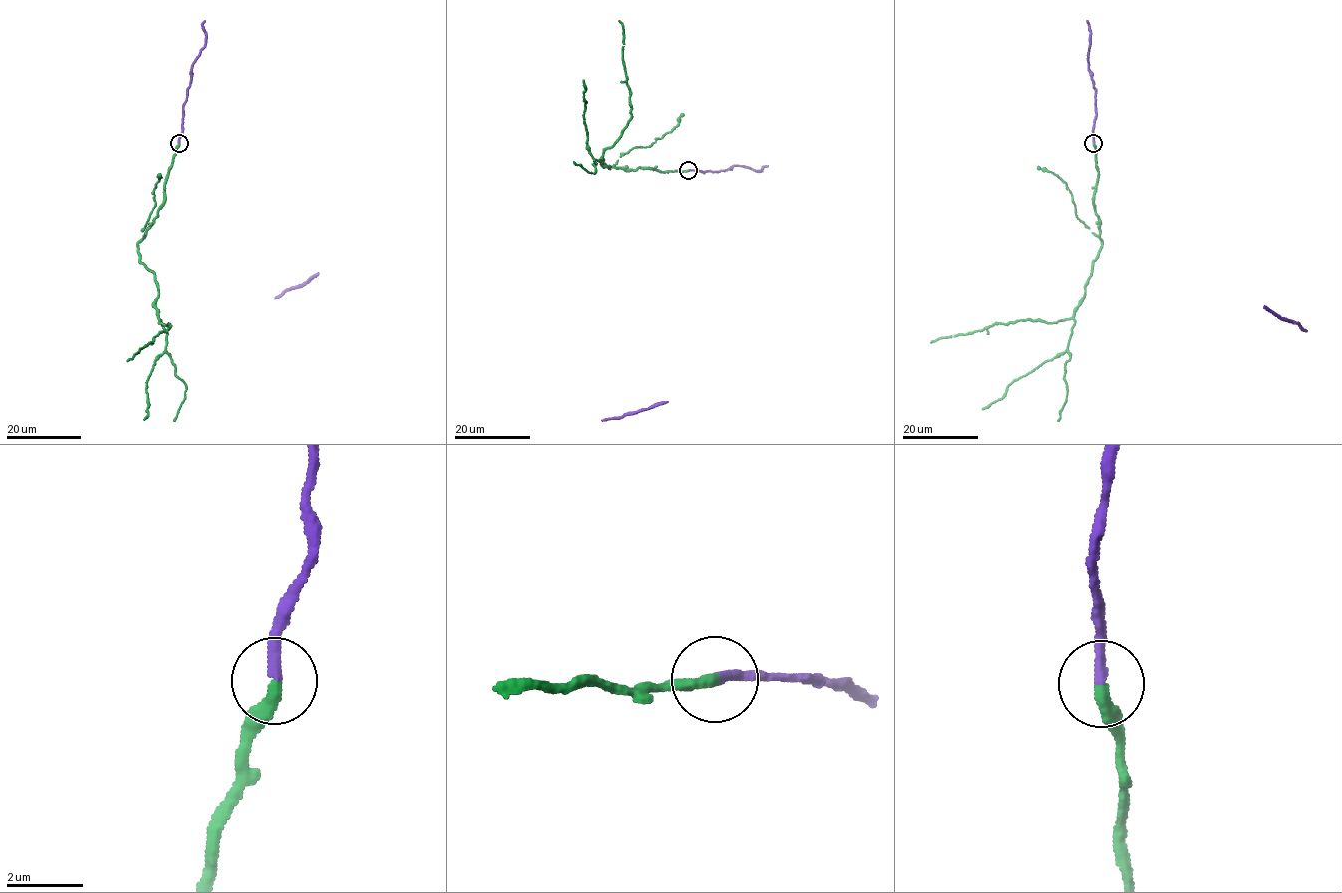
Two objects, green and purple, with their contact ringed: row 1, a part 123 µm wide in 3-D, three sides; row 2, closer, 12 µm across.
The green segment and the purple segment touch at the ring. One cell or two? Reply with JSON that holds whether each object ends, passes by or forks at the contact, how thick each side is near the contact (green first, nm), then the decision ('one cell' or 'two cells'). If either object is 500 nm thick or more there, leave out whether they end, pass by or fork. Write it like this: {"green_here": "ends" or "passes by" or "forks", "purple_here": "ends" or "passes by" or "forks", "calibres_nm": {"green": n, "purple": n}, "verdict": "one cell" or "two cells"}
{"green_here": "ends", "purple_here": "ends", "calibres_nm": {"green": 340, "purple": 280}, "verdict": "one cell"}

